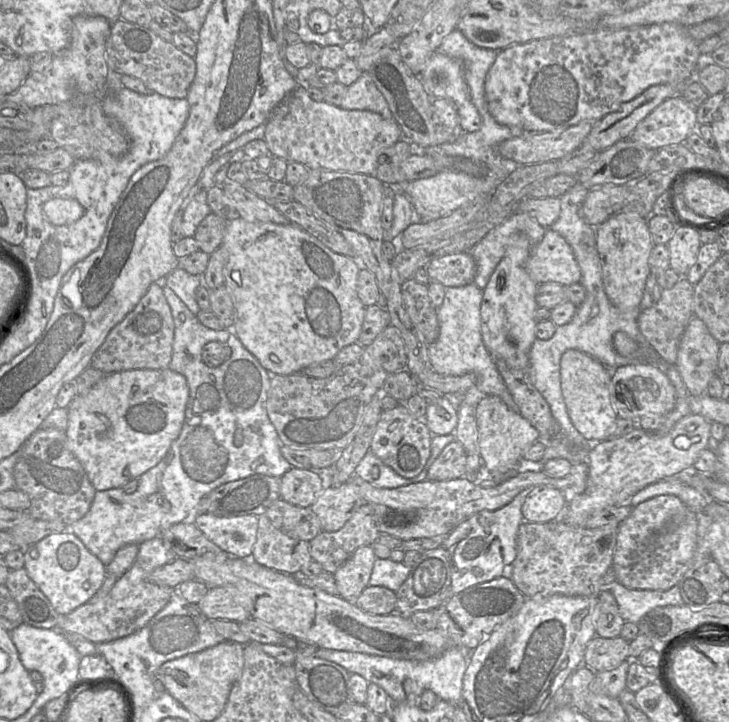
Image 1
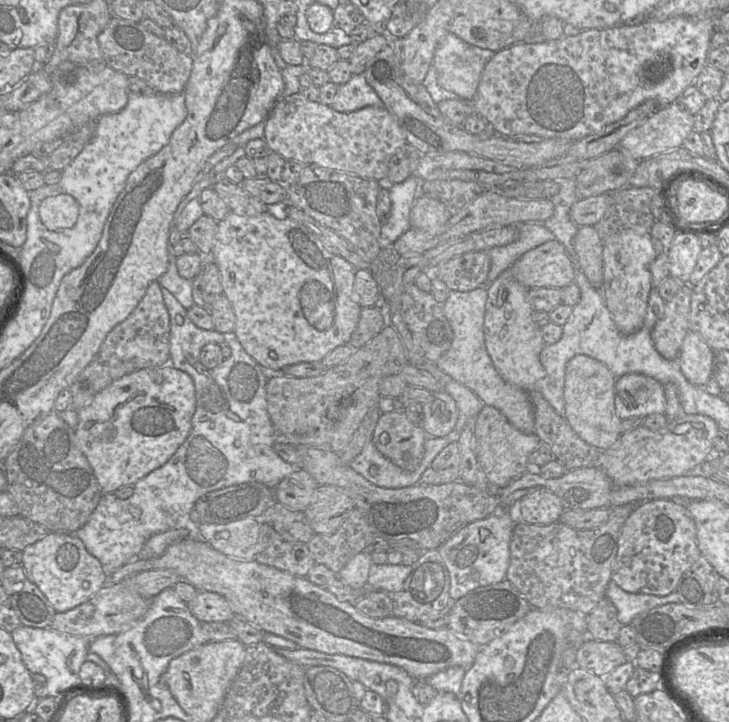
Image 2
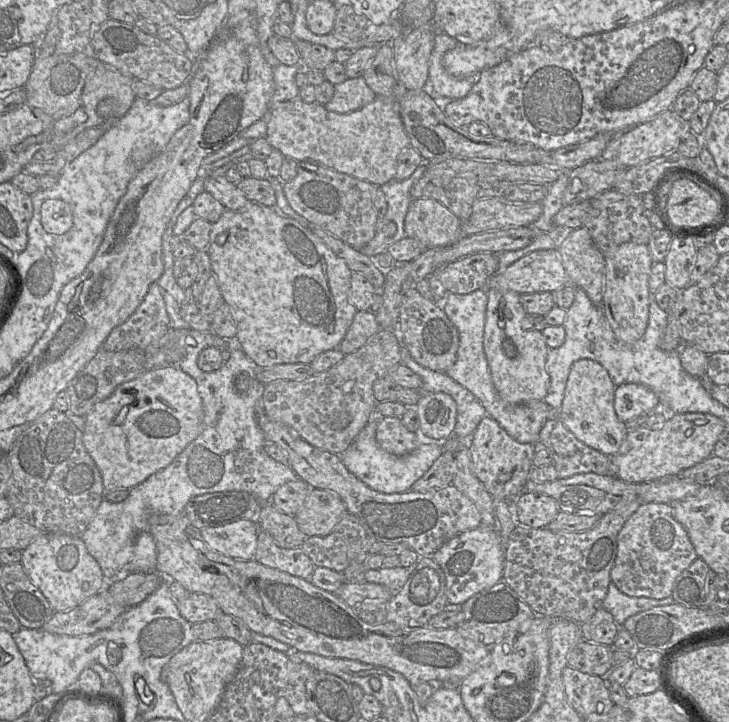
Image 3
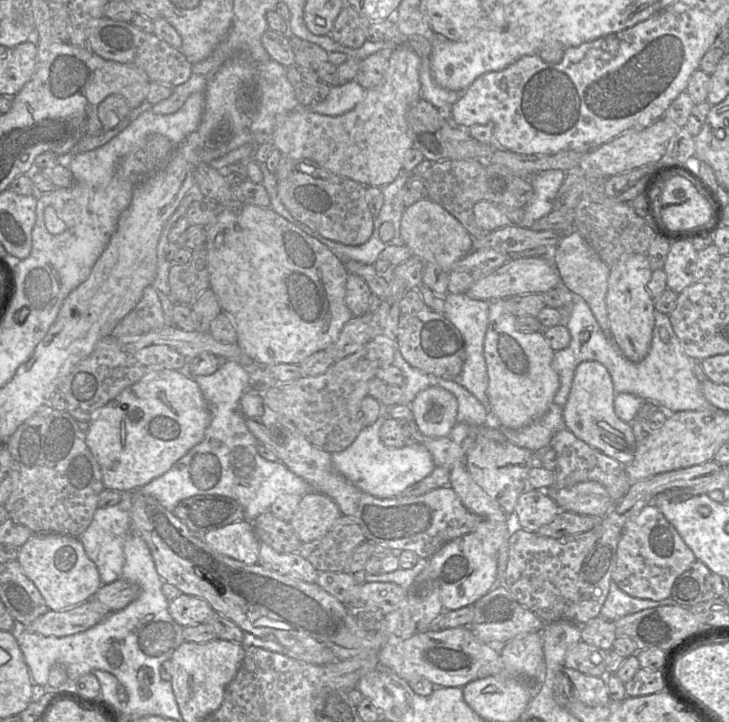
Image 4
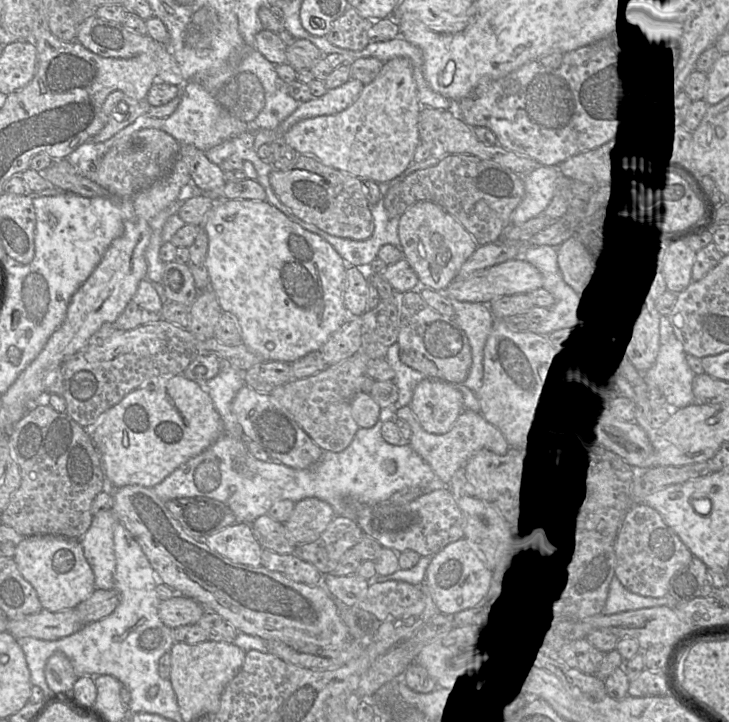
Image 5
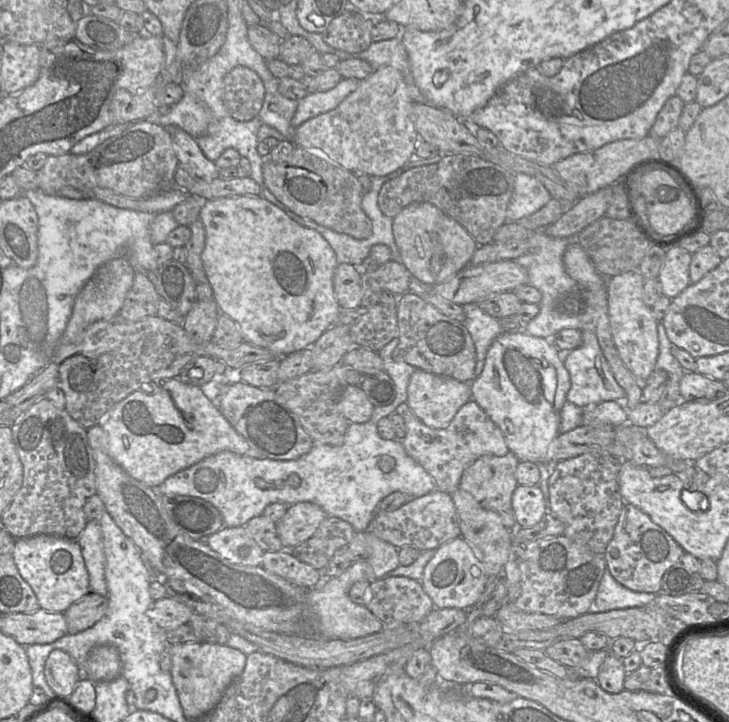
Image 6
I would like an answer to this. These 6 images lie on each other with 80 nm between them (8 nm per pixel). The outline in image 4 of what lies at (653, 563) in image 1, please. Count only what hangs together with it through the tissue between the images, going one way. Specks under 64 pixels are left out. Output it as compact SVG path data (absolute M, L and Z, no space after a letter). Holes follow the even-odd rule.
M649 503L631 516L623 526L612 580L632 597L664 600L671 597L675 580L696 560L677 530L653 503Z

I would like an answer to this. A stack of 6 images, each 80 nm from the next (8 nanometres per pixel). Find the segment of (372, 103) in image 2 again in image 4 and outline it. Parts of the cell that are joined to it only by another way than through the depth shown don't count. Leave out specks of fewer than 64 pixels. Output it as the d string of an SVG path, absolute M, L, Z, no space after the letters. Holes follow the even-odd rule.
M354 79L342 85L331 86L330 93L324 101L313 102L308 108L322 115L342 115L354 109L363 99L366 91Z

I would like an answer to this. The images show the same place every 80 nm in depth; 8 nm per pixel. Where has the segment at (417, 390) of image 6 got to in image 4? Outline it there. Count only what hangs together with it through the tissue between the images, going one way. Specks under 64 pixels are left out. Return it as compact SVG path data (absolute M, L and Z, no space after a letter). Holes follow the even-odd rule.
M439 386L419 392L410 407L412 418L426 437L445 437L458 422L457 398Z

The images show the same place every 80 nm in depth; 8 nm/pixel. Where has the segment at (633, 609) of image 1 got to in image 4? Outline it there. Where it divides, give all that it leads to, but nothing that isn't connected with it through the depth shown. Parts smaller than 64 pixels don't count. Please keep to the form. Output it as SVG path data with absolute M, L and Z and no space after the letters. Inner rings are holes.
M612 580L609 587L609 593L602 606L600 616L607 620L616 621L624 616L634 614L648 608L673 605L678 604L670 597L658 601L632 597L621 590L620 587L618 587L618 585Z

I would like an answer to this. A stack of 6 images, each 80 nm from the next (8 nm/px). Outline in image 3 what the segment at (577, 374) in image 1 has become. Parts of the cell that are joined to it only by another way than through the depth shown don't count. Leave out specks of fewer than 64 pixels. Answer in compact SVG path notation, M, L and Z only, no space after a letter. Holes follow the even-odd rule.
M580 359L571 366L562 406L558 411L559 419L579 441L607 456L618 453L628 433L625 423L615 413L615 389L608 371L600 363Z

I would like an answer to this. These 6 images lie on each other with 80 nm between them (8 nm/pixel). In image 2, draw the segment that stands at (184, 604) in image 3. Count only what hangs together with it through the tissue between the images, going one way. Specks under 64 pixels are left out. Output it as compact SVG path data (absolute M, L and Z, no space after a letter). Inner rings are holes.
M199 591L187 605L202 623L229 622L236 616L227 599L216 592Z

